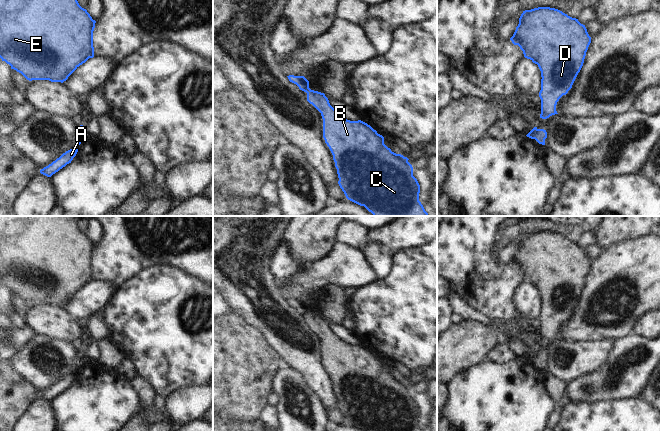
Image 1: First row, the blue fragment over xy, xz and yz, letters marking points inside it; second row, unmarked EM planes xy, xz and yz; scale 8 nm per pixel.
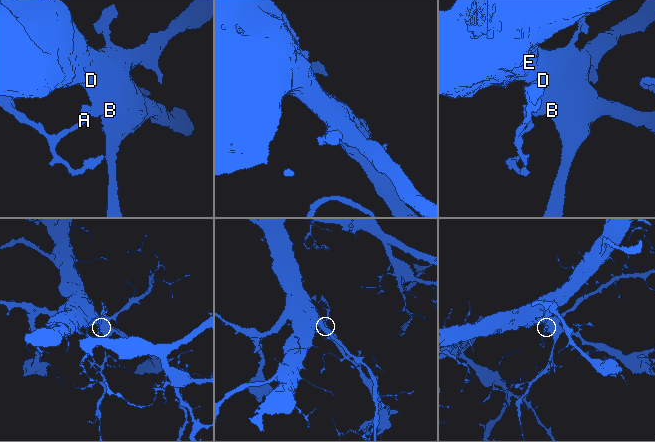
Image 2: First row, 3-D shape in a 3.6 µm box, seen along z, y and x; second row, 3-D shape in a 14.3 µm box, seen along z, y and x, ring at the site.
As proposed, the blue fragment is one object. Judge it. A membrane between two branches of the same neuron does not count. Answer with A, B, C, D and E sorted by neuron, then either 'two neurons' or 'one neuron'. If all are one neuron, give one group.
groups A / B C D E; two neurons

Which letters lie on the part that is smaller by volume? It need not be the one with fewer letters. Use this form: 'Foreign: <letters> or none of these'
Foreign: A

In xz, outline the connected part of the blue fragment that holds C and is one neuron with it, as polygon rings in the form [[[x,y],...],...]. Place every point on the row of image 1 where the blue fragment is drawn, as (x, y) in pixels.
[[[306,90],[307,101],[320,113],[323,119],[323,138],[329,147],[338,174],[338,184],[346,198],[364,206],[373,216],[429,216],[419,201],[420,185],[413,176],[413,167],[408,158],[396,154],[384,144],[384,137],[370,125],[358,120],[350,121],[341,116],[329,103],[324,93]]]

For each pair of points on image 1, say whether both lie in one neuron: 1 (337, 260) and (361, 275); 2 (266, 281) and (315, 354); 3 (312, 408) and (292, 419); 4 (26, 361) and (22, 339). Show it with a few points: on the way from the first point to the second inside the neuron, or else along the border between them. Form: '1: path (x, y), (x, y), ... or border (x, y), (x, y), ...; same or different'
1: path (343, 266), (347, 266), (355, 271); same
2: path (266, 299), (301, 336); same
3: path (307, 412), (297, 419); same
4: border (37, 334), (19, 351); different

